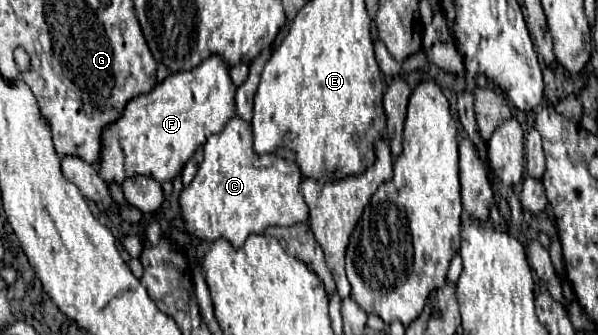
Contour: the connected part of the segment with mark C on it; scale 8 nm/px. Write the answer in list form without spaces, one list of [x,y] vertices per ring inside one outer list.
[[[233,117],[221,133],[215,133],[205,141],[197,175],[179,195],[185,231],[191,237],[209,243],[223,237],[235,249],[241,249],[251,233],[263,233],[273,225],[305,223],[307,205],[299,193],[301,179],[299,167],[293,161],[285,161],[277,155],[257,157],[253,153],[251,125]]]

